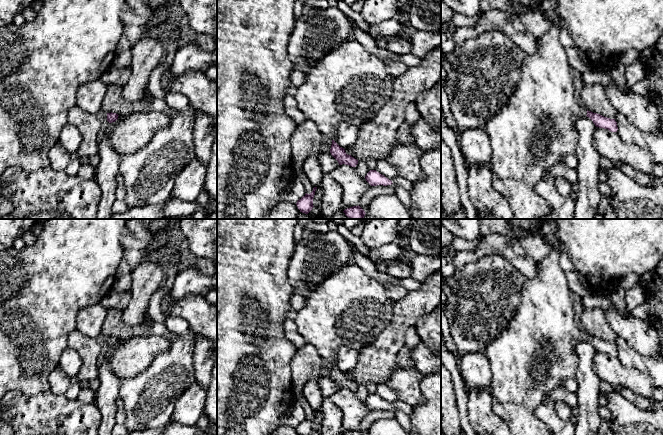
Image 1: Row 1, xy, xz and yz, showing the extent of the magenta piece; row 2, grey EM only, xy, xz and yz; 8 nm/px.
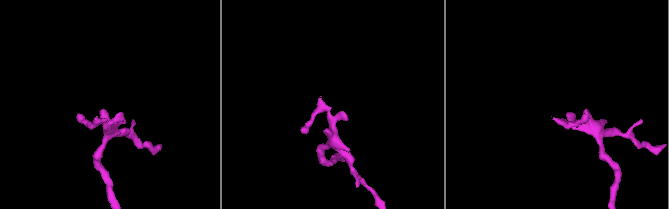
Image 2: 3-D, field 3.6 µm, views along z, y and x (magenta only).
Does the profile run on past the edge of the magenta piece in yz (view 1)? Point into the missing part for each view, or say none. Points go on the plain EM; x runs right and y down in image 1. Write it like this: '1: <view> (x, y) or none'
1: yz (535, 353)

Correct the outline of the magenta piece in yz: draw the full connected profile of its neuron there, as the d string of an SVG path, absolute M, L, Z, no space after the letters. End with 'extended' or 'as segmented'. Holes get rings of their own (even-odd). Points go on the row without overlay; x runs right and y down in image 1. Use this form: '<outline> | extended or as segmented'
M551 250L542 260L536 261L537 273L534 277L525 277L520 292L520 303L512 316L507 328L487 347L485 356L491 367L492 409L507 425L510 435L551 435L548 427L534 416L534 411L555 388L560 388L564 379L575 377L576 355L575 346L580 342L589 341L596 351L617 356L615 343L586 334L575 322L574 299L570 290L566 273L560 264L560 253Z | extended

